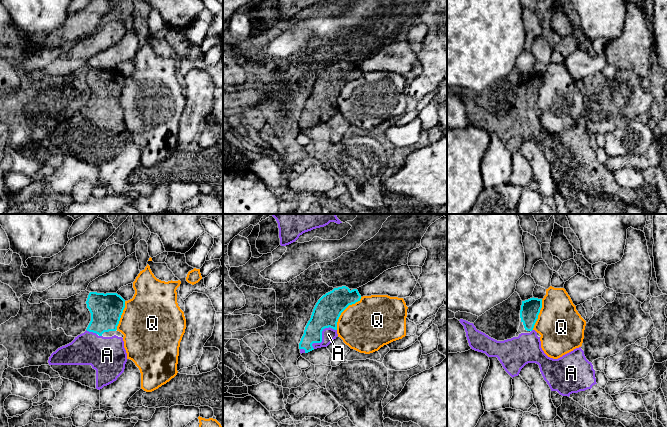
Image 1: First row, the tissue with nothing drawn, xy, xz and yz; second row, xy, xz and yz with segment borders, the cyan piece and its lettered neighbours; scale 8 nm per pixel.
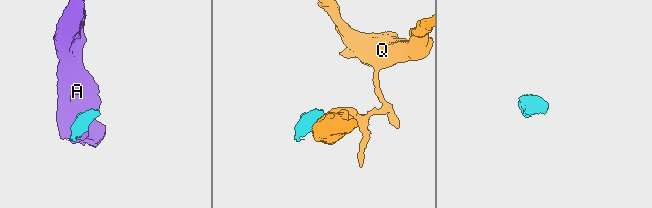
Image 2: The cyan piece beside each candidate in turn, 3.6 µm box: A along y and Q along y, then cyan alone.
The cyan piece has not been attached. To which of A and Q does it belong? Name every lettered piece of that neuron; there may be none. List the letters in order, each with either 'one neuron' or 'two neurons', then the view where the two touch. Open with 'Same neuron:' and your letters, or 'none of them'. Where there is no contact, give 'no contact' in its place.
Same neuron: A
A: one neuron | xz
Q: two neurons | xz

